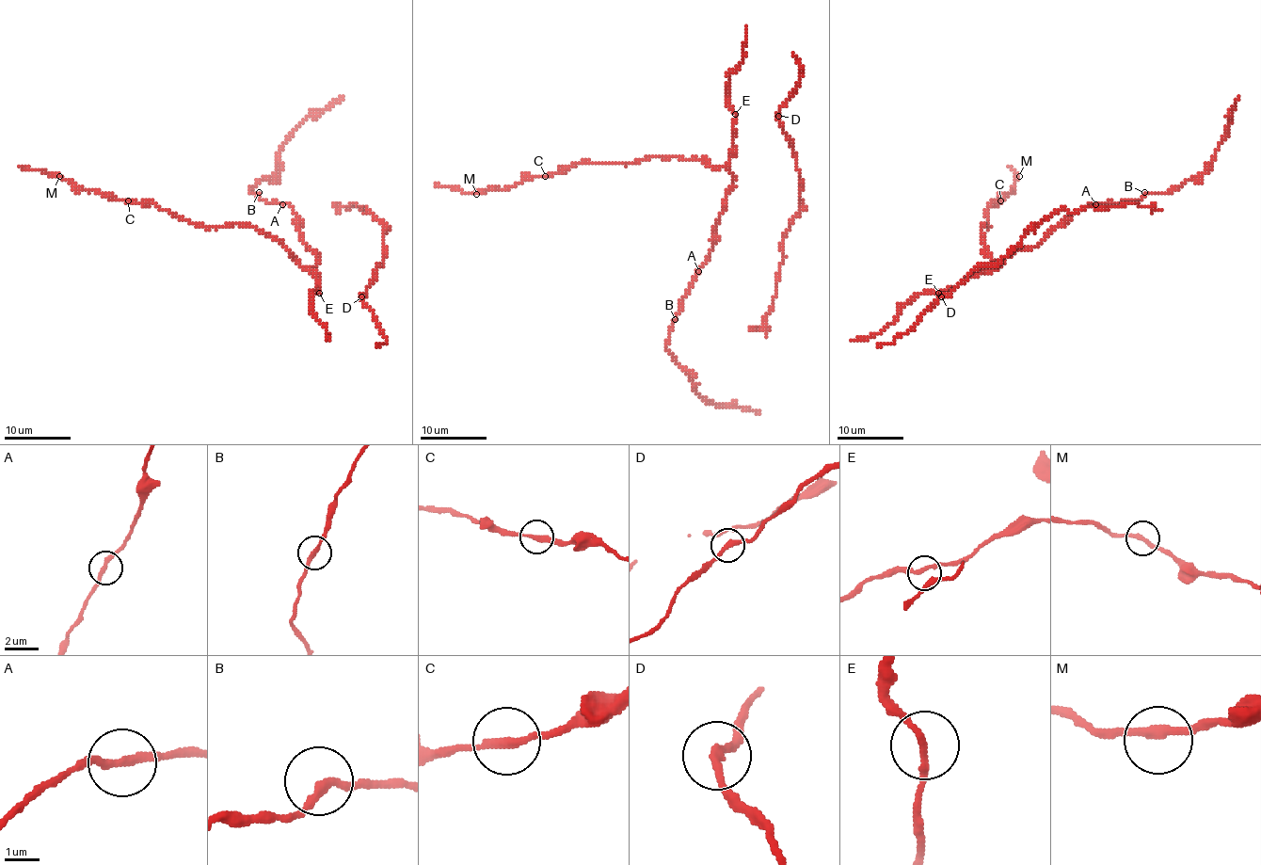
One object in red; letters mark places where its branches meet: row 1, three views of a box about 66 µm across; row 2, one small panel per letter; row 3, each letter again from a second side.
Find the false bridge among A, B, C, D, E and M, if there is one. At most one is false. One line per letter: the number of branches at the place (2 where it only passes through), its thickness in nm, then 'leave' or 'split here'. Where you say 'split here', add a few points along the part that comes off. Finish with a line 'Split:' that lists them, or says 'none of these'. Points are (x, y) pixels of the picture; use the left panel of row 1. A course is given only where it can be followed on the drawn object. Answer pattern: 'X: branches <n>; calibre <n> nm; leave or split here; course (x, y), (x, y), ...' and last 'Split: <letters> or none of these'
A: branches 2; calibre 240 nm; leave
B: branches 2; calibre 240 nm; leave
C: branches 2; calibre 240 nm; leave
D: branches 2; calibre 240 nm; leave
E: branches 2; calibre 200 nm; leave
M: branches 2; calibre 240 nm; leave
Split: none of these

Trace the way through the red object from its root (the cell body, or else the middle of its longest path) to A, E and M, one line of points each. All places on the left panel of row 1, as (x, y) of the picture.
A: (313, 267), (317, 256), (304, 243), (297, 228), (297, 216), (287, 204), (282, 204)
E: (313, 267), (319, 293)
M: (313, 267), (304, 267), (279, 241), (253, 228), (201, 228), (153, 204), (76, 189), (59, 176)

